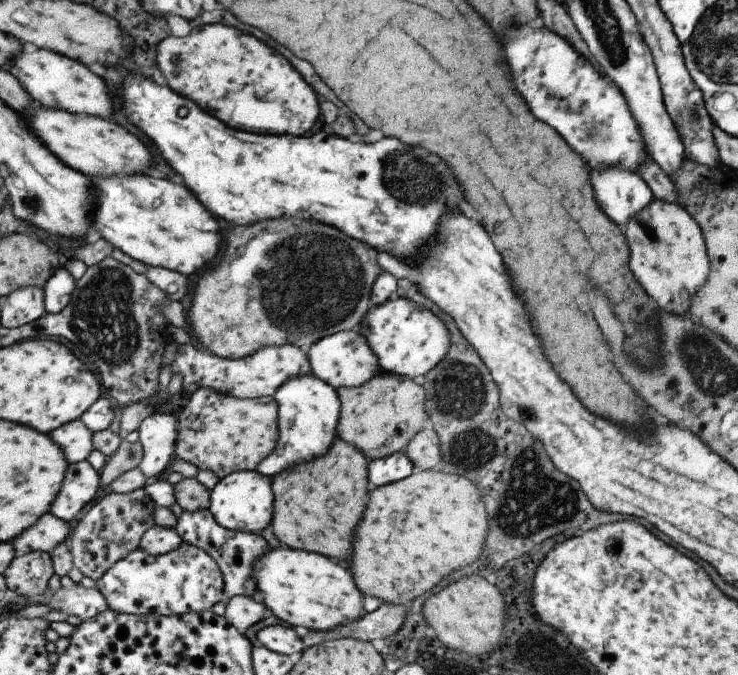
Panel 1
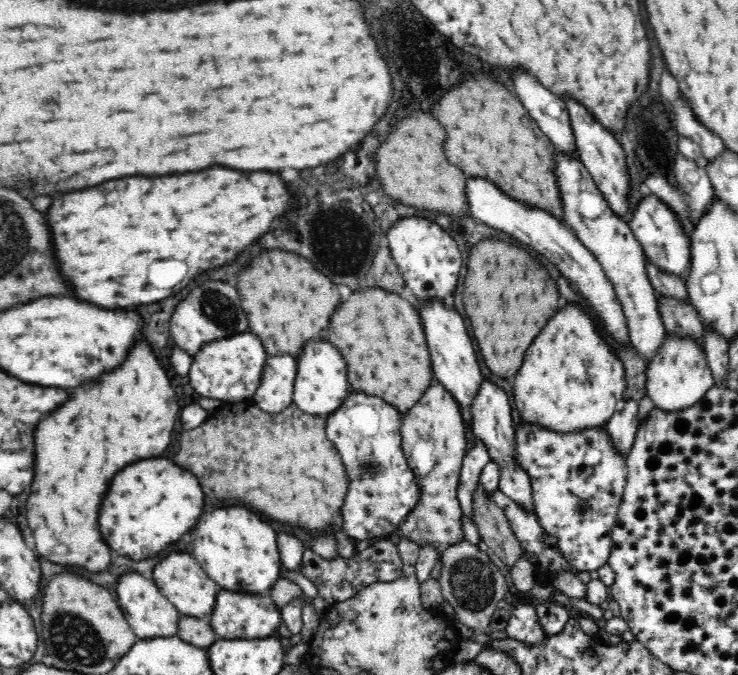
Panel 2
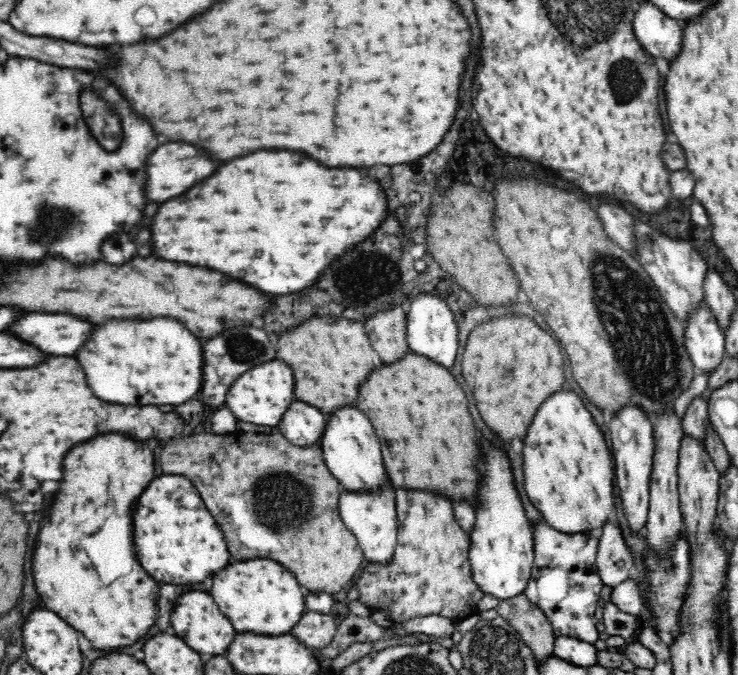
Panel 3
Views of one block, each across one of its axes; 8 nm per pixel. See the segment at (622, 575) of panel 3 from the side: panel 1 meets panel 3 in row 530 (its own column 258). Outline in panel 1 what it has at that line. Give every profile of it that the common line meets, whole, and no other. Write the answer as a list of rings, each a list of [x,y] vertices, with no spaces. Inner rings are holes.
[[[235,595],[224,603],[222,615],[231,626],[244,633],[249,626],[267,615],[267,608],[256,598]]]

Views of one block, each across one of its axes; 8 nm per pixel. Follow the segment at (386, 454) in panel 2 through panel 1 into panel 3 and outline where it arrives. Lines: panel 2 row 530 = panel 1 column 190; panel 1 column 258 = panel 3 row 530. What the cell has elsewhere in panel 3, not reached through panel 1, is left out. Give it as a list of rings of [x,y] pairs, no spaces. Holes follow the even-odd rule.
[[[393,485],[379,493],[350,493],[342,490],[339,496],[339,515],[346,528],[358,539],[359,547],[368,562],[387,565],[392,560],[397,545],[398,530]]]

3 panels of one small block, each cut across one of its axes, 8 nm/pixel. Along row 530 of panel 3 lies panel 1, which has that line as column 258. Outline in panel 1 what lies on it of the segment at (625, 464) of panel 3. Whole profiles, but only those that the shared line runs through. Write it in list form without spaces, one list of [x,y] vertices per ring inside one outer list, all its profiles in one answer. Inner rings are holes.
[[[273,624],[258,630],[256,638],[267,650],[287,655],[292,659],[299,657],[305,650],[304,642],[296,630],[281,624]]]

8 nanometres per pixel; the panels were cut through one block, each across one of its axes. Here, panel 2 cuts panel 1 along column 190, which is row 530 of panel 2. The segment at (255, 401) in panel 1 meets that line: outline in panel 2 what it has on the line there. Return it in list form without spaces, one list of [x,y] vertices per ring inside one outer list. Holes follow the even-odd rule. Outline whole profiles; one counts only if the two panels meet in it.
[[[433,380],[426,389],[422,398],[407,412],[402,419],[400,428],[402,452],[405,454],[406,462],[414,473],[414,479],[418,483],[418,502],[414,509],[410,510],[404,520],[398,524],[395,534],[400,540],[408,539],[422,548],[424,545],[432,545],[438,551],[438,558],[452,545],[465,539],[463,531],[463,512],[457,497],[457,488],[460,484],[460,473],[463,458],[466,456],[466,426],[462,423],[462,413],[458,403],[454,402],[452,395],[444,389],[444,386]]]

